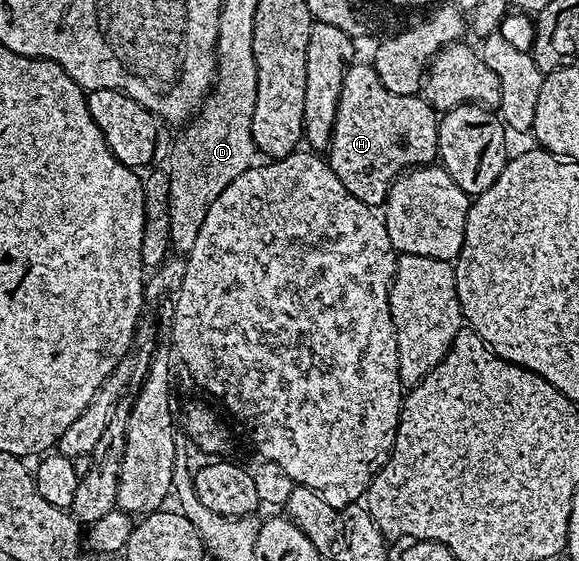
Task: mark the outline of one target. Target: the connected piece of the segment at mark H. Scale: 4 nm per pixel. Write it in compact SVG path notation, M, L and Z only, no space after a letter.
M374 65L348 66L337 104L337 120L331 133L329 161L332 172L345 184L350 194L357 196L357 200L361 200L369 207L382 207L387 200L387 191L391 189L391 183L396 178L408 168L434 163L438 153L439 118L426 97L389 92L389 88L385 88L379 79L379 73L375 71Z

